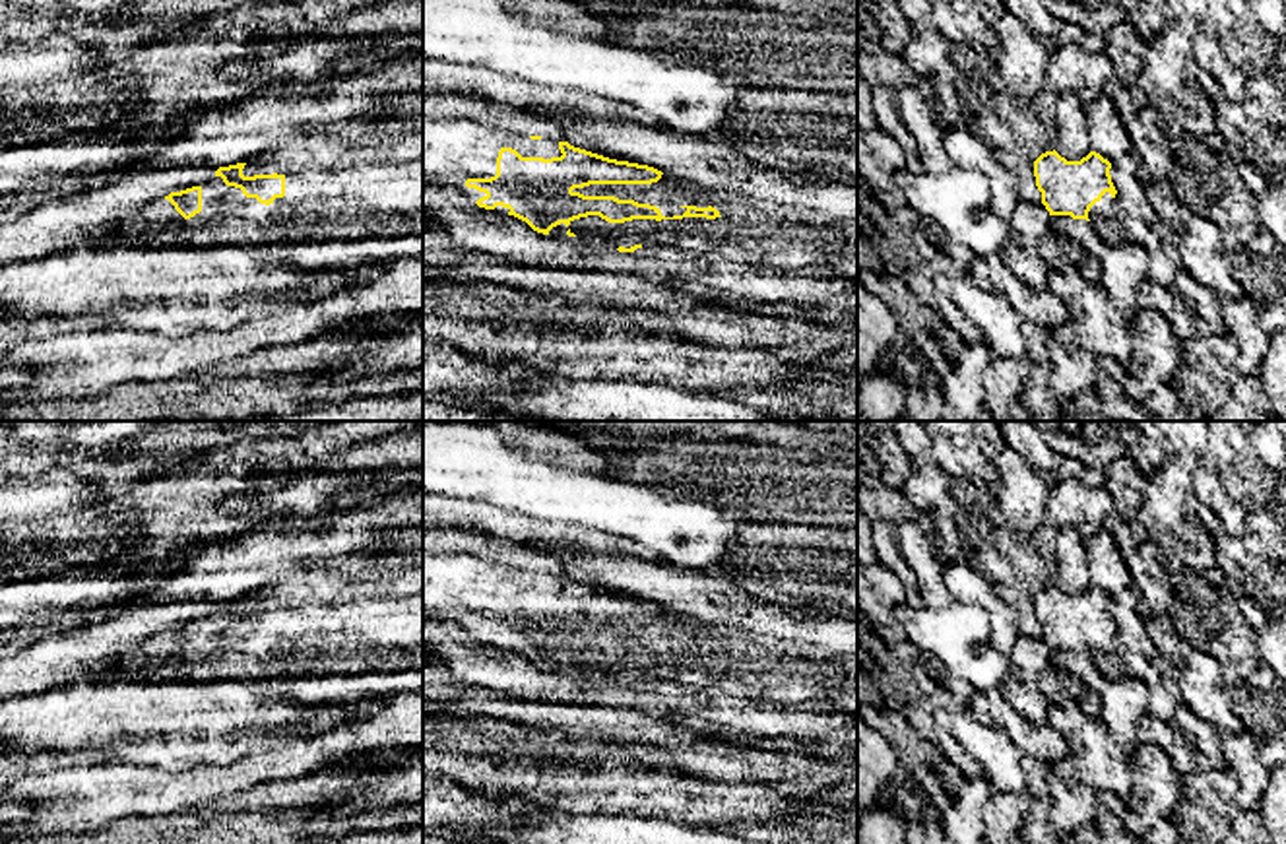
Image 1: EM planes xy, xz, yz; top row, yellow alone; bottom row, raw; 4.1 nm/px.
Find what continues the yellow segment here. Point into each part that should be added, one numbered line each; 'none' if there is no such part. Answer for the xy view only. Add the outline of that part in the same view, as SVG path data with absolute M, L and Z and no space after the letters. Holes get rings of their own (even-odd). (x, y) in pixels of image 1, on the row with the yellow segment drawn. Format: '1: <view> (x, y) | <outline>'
1: xy (367, 200) | M423 159L285 175L285 196L270 206L246 198L241 188L227 186L215 177L202 186L202 211L194 217L184 219L165 198L155 200L145 215L147 229L138 235L124 231L118 244L275 244L423 235Z

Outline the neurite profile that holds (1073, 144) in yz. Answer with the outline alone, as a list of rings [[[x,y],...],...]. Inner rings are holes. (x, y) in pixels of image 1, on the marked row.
[[[1057,91],[1053,118],[1057,122],[1055,151],[1067,161],[1080,161],[1086,157],[1092,151],[1088,138],[1088,116],[1084,113],[1084,105],[1073,91]]]

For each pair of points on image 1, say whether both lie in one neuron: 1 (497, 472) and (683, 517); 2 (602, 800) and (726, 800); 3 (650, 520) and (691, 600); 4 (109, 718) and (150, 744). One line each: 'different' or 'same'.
1: same
2: same
3: different
4: same

